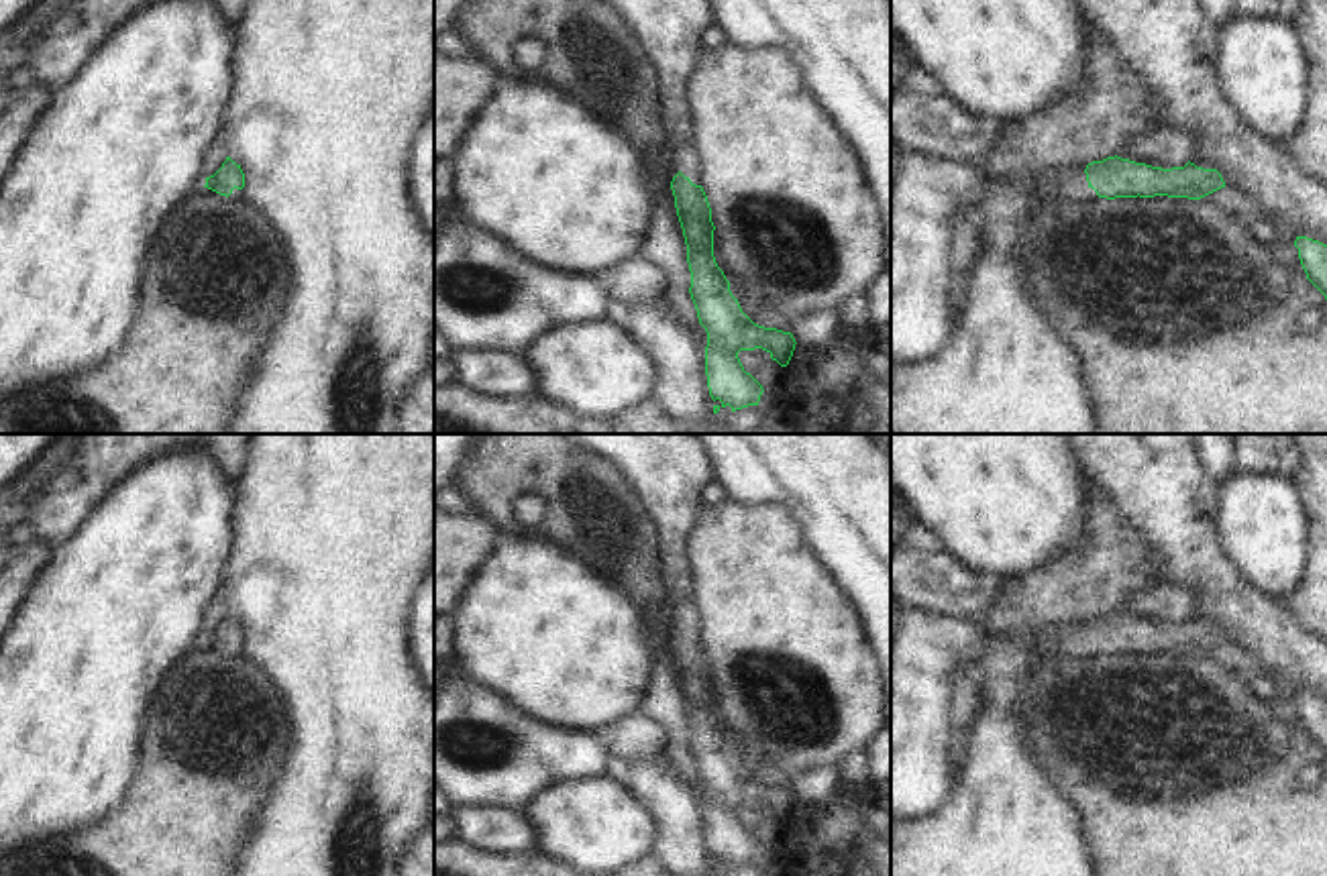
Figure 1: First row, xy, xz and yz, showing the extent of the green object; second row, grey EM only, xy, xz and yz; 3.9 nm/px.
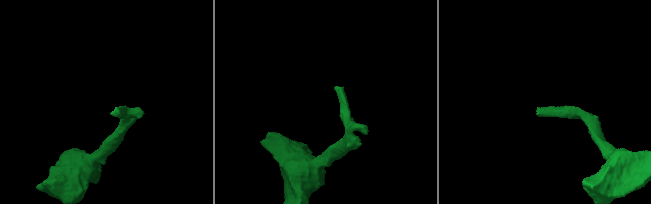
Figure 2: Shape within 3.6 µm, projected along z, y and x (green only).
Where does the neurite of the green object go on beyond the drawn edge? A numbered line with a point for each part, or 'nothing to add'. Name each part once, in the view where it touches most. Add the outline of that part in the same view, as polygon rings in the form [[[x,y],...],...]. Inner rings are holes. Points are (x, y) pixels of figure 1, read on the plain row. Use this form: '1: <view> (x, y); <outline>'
1: yz (1054, 640); [[[1064,623],[1027,632],[1027,650],[1036,656],[1086,656],[1097,652],[1084,625]]]

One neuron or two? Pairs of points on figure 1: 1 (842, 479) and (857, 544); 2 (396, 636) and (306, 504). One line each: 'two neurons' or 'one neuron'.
1: one neuron
2: one neuron

